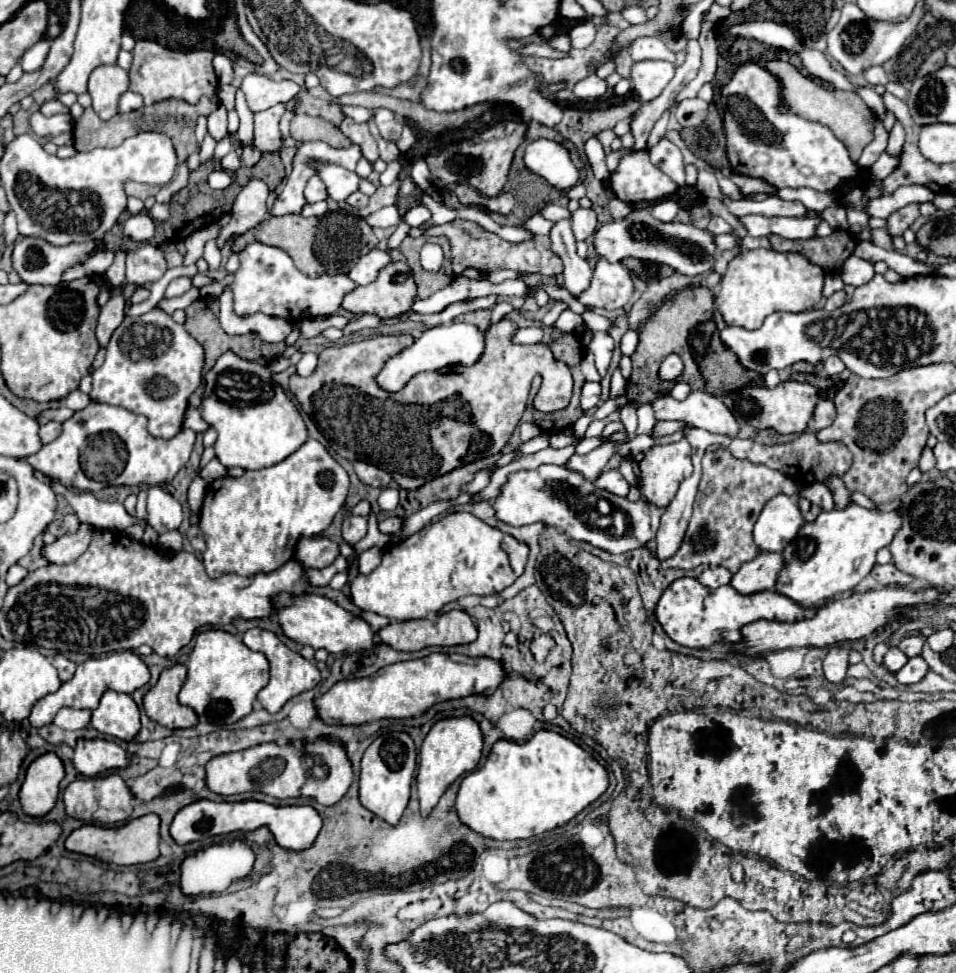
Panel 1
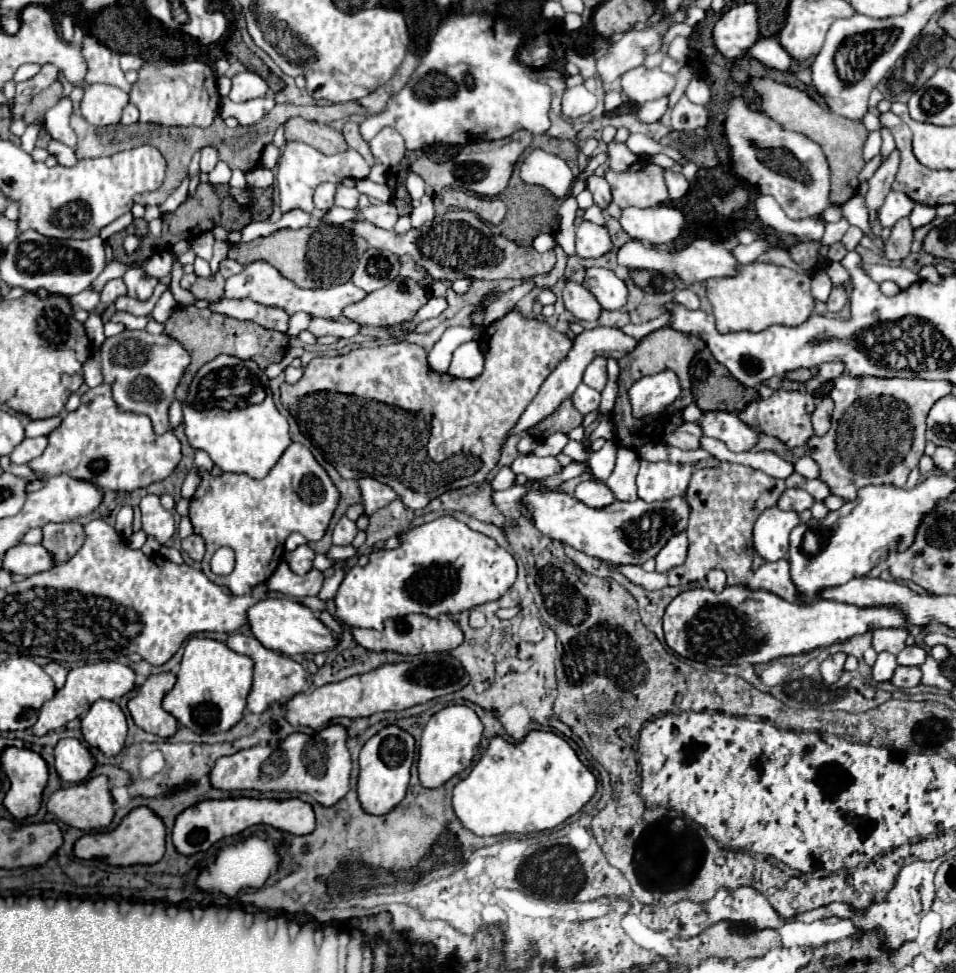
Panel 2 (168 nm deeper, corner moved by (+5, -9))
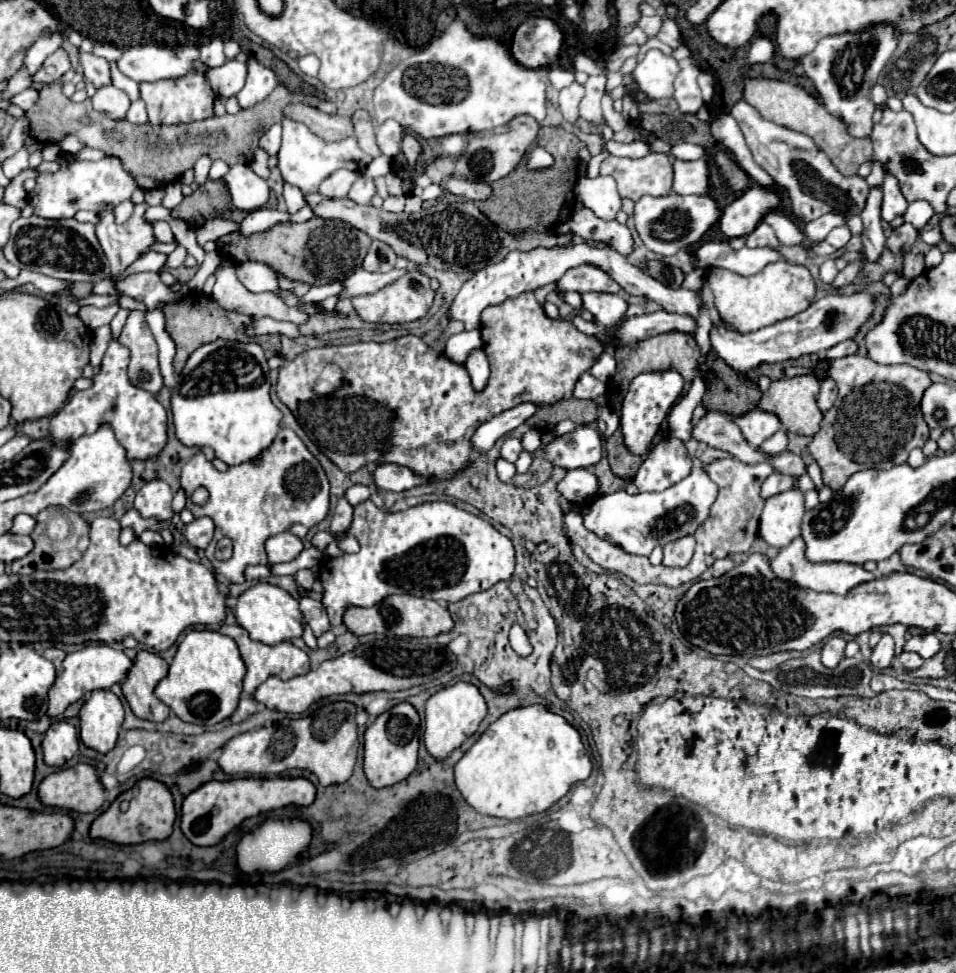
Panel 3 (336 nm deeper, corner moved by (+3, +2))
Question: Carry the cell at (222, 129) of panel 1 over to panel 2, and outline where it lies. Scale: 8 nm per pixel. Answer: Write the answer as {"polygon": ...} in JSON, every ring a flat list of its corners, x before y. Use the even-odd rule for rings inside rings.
{"polygon":[[206,144,202,148,202,160,200,160,200,170,210,172,218,164,218,150,214,150,212,144]]}

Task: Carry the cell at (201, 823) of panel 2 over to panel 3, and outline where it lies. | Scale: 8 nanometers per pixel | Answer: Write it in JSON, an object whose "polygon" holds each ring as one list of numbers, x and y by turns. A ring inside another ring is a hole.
{"polygon":[[274,777,274,779,232,779,208,781,192,791,182,803,180,829,194,845,216,845,242,821,286,805,310,805,316,789,304,777]]}

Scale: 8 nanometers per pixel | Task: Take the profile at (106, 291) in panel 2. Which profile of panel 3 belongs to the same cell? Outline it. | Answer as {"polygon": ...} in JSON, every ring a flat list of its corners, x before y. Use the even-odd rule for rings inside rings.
{"polygon":[[141,204,141,211,136,209,136,213,122,225,114,219,114,205,104,205,98,211,100,221,96,223,96,237,110,261,112,273,124,271,144,255,144,249,150,249,156,243,152,225,143,219,147,208,146,204]]}

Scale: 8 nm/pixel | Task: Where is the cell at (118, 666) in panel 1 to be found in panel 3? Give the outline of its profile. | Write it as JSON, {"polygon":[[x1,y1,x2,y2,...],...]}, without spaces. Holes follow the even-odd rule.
{"polygon":[[90,645,80,651,68,653,64,659,64,671,56,677,56,681,48,693,48,697,50,697,48,715,60,717,68,705,76,703,84,695,88,695,96,689,110,689,114,683,120,683,124,679,124,675,128,673,130,667,132,667,132,661,122,651,112,649,108,645]]}

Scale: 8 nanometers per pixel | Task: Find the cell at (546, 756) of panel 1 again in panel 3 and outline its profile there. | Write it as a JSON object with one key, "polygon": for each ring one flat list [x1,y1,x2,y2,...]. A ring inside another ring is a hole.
{"polygon":[[538,703,516,707,494,721,456,763,454,771,458,791,478,813,504,819,520,819,534,813,544,813,568,793,572,783,588,779,588,775,592,773,592,761,586,755,580,733,562,715,548,711,544,705]]}

